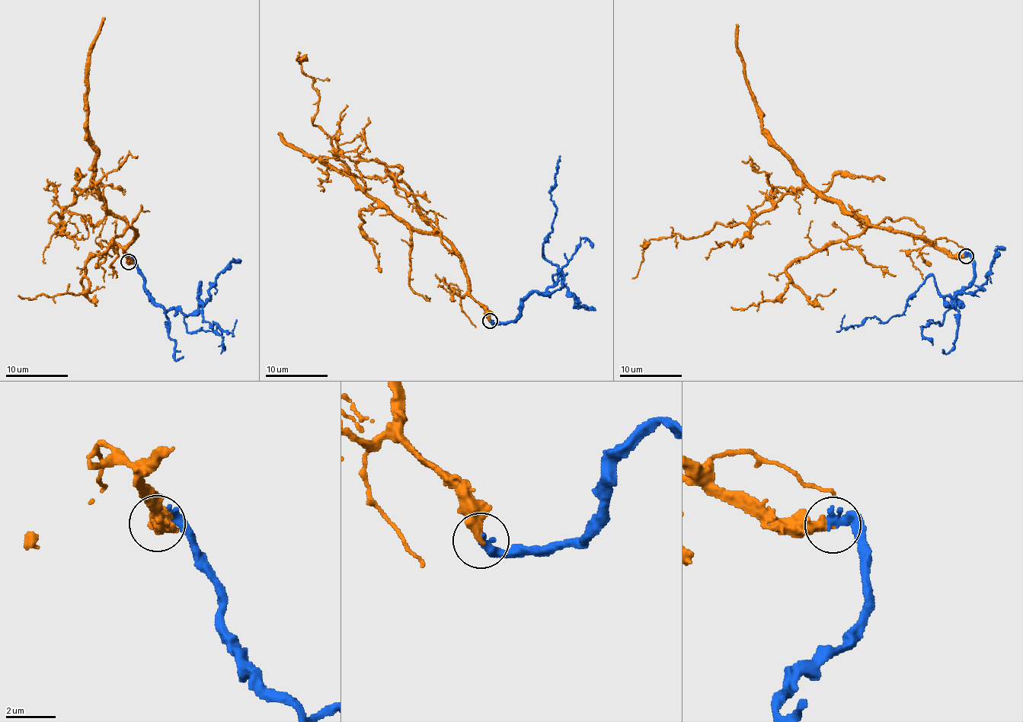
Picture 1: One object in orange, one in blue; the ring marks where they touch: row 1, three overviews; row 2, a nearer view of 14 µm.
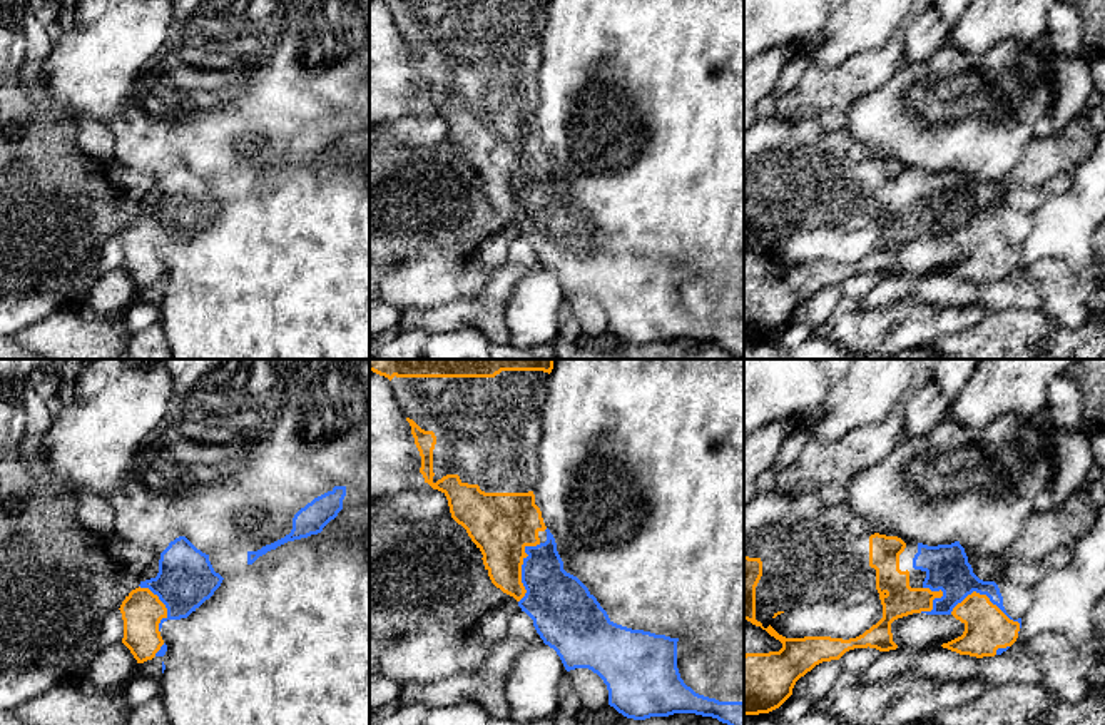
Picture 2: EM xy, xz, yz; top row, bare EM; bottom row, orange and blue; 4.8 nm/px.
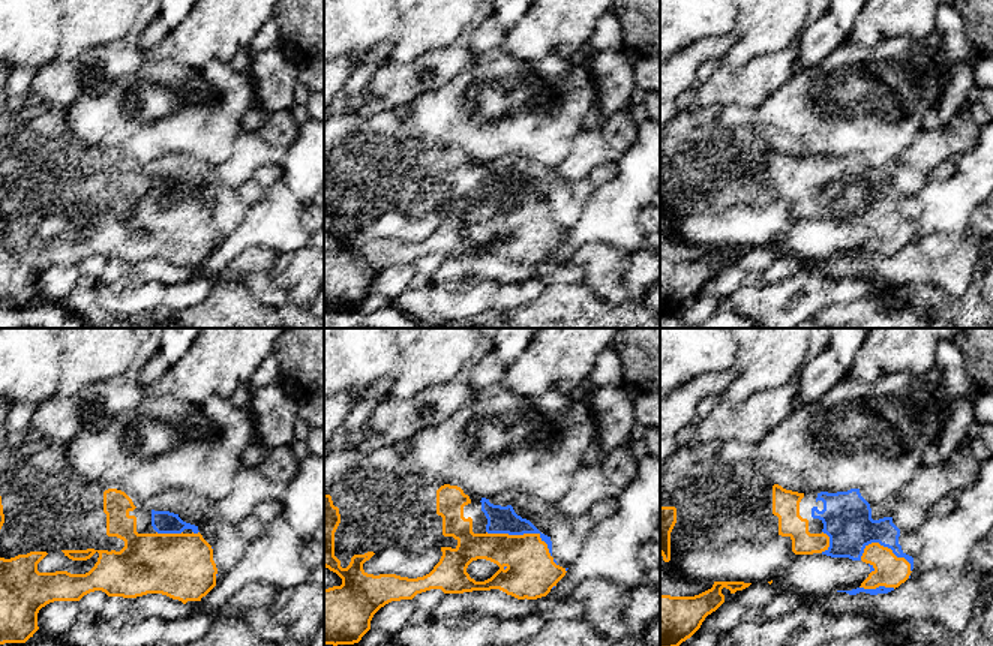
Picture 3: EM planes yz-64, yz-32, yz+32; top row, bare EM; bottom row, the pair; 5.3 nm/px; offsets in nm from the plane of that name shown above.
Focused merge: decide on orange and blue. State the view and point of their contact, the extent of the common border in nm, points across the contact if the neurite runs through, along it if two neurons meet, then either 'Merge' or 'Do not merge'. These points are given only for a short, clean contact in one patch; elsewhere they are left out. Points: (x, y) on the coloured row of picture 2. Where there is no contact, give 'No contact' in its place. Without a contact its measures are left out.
Touches orange at yz (987, 597). Shared border 360 nm. Merge

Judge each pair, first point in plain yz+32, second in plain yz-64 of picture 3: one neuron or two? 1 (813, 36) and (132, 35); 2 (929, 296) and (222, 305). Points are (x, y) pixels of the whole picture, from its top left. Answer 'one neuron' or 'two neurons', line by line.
1: two neurons
2: one neuron

